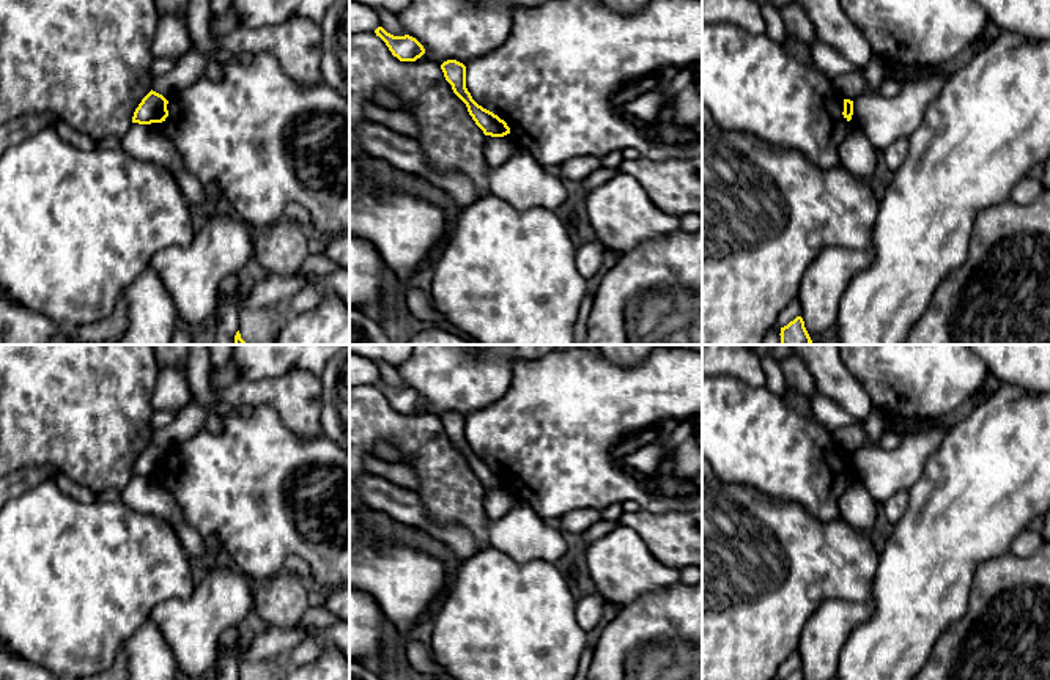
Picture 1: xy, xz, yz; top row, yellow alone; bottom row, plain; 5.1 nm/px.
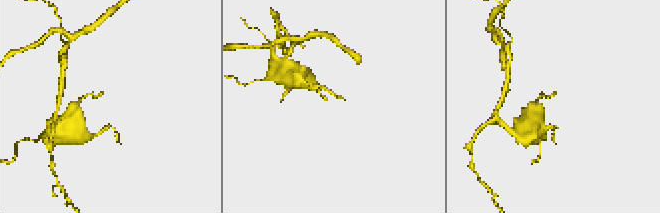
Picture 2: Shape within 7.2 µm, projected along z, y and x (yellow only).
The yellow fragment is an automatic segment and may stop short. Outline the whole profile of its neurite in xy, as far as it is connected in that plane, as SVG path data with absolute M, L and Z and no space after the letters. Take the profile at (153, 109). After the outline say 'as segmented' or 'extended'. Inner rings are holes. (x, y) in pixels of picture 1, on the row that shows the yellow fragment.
M151 90L135 109L132 123L151 124L165 121L168 116L167 104L168 101L162 94Z | as segmented

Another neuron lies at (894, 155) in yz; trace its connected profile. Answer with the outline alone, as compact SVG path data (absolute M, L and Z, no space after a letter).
M900 137L900 139L894 140L894 142L883 151L885 161L886 161L889 170L891 170L893 173L896 173L896 172L902 167L907 154L908 154L908 150L910 150L910 142L908 142L908 139L907 139L907 137Z

